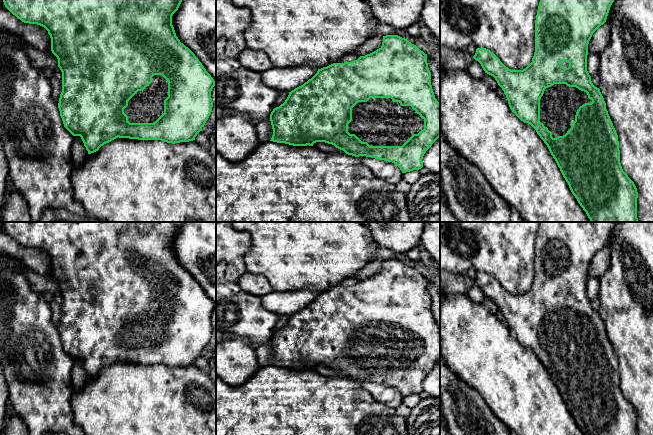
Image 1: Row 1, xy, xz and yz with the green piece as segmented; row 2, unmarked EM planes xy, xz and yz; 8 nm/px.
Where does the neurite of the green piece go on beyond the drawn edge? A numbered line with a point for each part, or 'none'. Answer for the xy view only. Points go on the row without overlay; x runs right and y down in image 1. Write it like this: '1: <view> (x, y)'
1: xy (146, 330)

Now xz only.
1: xz (380, 346)

